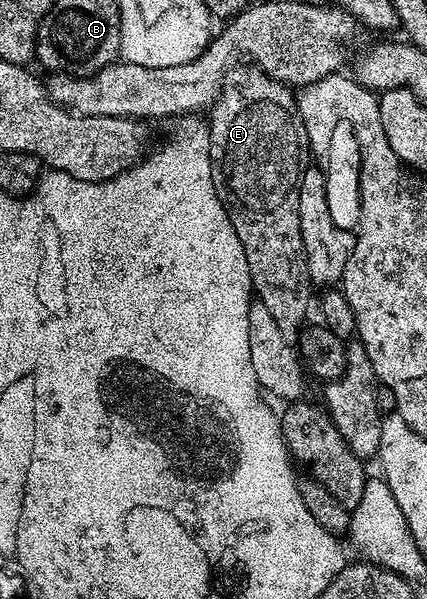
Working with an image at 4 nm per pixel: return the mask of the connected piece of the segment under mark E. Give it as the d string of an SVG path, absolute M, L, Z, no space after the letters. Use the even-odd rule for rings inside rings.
M242 67L230 69L226 81L222 83L222 93L208 112L214 185L216 194L236 230L236 238L240 238L240 246L244 246L252 292L257 303L268 306L268 314L276 318L276 326L280 326L284 338L294 342L297 341L297 336L299 339L307 323L306 311L310 308L310 288L312 289L298 213L298 180L302 177L304 167L302 122L298 119L295 93L287 85L279 84L277 80L266 75L261 67Z

